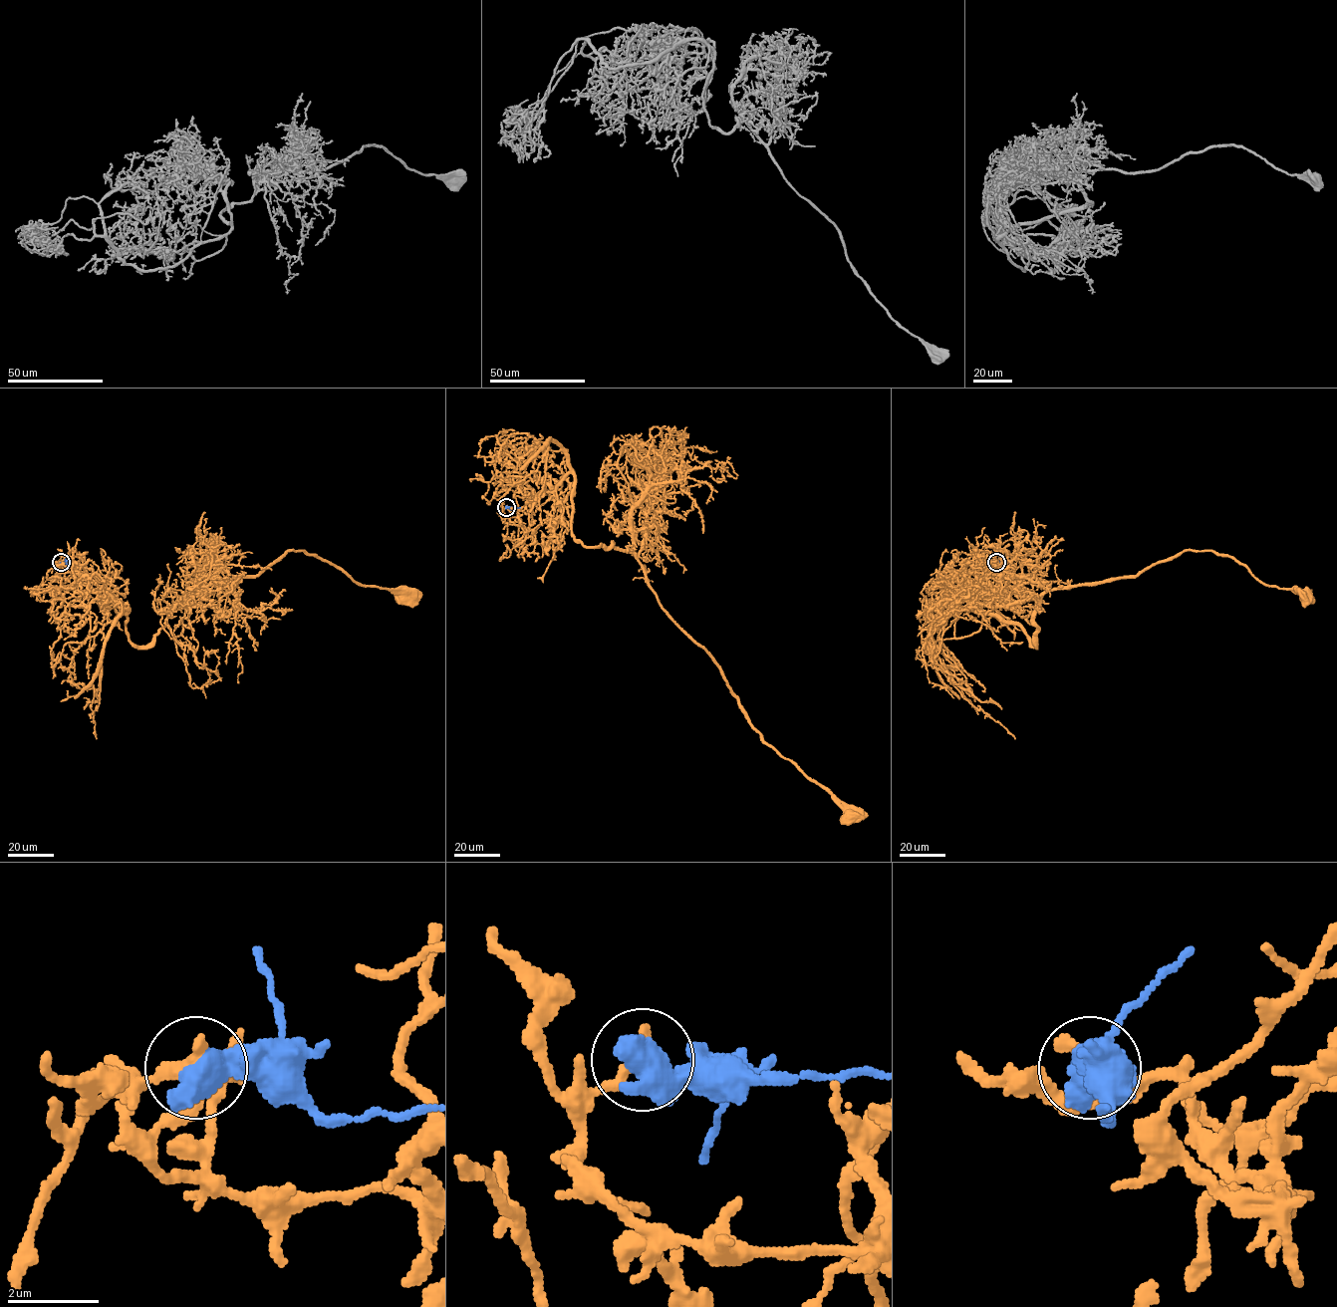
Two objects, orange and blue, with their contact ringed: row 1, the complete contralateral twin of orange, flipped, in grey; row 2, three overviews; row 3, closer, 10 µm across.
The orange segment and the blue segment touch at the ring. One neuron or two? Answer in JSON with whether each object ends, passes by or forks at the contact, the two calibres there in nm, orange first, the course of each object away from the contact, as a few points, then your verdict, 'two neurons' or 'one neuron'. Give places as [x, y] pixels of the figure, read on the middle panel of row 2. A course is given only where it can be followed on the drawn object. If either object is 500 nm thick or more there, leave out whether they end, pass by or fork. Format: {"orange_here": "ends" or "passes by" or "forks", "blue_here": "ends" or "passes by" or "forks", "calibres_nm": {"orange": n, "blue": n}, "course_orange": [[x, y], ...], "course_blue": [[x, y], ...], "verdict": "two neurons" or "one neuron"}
{"calibres_nm": {"orange": 280, "blue": 850}, "course_orange": [[506, 507], [517, 517], [571, 473], [574, 539], [634, 554], [660, 606], [711, 657], [750, 724], [852, 817]], "course_blue": [[506, 507], [520, 508]], "verdict": "two neurons"}

